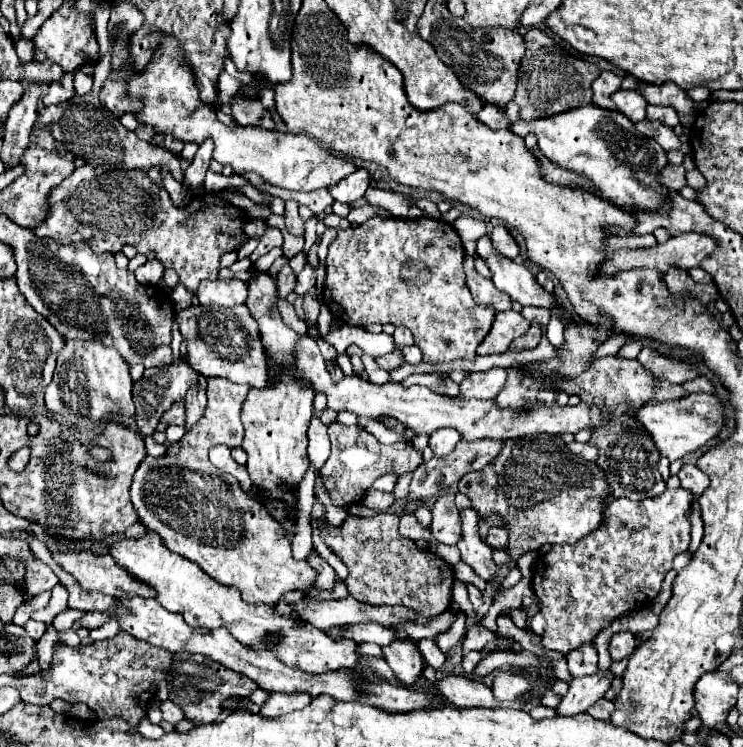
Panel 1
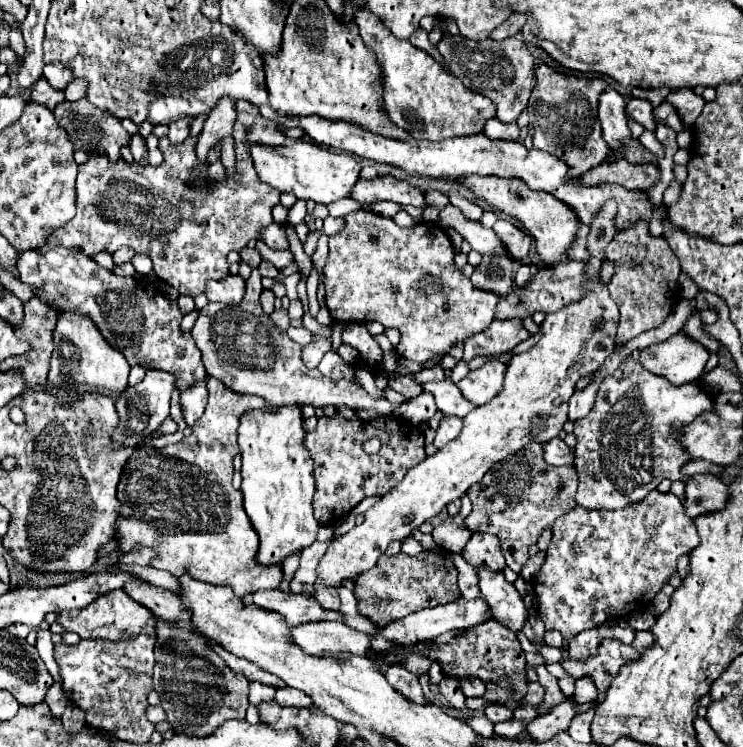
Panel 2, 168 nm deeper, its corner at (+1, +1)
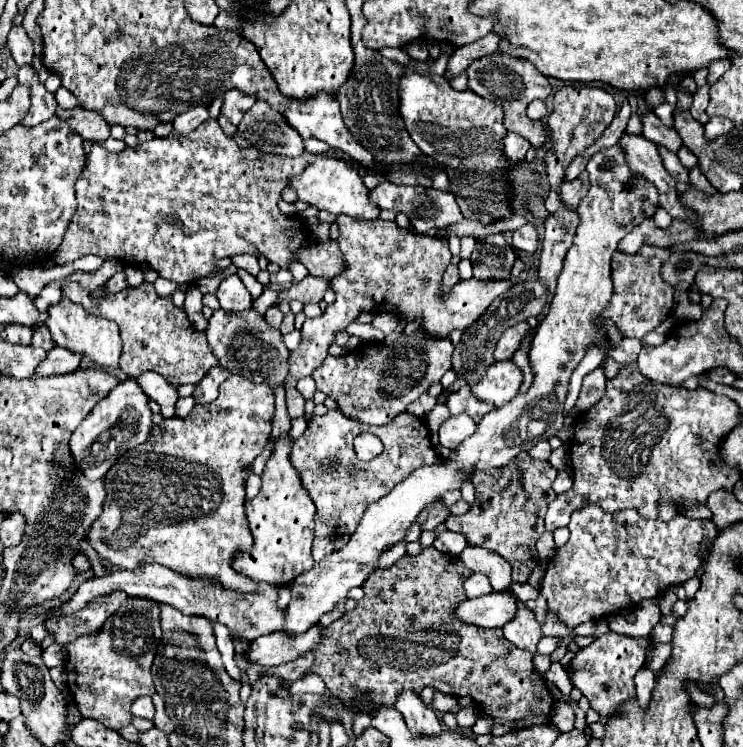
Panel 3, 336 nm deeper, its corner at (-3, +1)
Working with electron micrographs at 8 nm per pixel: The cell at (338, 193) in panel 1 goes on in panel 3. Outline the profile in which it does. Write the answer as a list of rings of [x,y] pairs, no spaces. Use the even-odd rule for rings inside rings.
[[[382,182],[370,192],[370,200],[378,204],[380,208],[404,212],[410,218],[410,224],[414,226],[418,234],[432,234],[434,228],[444,228],[448,224],[456,224],[458,220],[462,220],[458,204],[448,190],[422,188],[422,186],[398,186],[392,182]]]

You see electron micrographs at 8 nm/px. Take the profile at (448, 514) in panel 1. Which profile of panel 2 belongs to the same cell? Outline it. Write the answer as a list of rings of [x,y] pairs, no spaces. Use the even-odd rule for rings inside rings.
[[[442,522],[432,532],[436,546],[444,548],[446,552],[462,552],[464,546],[468,544],[470,536],[472,536],[472,532],[468,532],[464,526],[456,526],[452,522]]]

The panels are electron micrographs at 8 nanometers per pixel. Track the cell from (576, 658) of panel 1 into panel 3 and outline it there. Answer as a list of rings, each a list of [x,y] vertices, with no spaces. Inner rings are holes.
[[[658,623],[649,634],[649,638],[652,638],[652,641],[655,643],[668,643],[670,644],[672,641],[672,633],[673,629],[669,625],[661,625],[662,623]]]

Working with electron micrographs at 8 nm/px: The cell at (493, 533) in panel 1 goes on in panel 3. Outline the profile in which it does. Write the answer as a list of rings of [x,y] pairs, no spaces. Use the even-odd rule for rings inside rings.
[[[466,546],[464,554],[460,554],[460,560],[472,572],[486,574],[494,592],[504,592],[510,588],[510,564],[498,554],[492,554],[490,550],[480,550],[476,546]]]

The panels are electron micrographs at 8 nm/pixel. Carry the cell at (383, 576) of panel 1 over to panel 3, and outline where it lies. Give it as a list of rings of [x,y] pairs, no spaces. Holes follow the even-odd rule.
[[[434,546],[424,548],[418,556],[402,556],[392,568],[374,570],[374,574],[370,574],[362,586],[366,596],[358,600],[356,608],[326,626],[322,632],[322,642],[314,650],[288,664],[276,666],[276,674],[288,678],[292,684],[296,678],[302,678],[308,670],[312,670],[322,676],[332,696],[340,698],[348,710],[356,708],[364,712],[368,706],[394,706],[402,690],[420,694],[426,686],[430,686],[436,692],[450,694],[454,698],[470,696],[482,706],[482,714],[486,718],[492,718],[494,724],[506,726],[510,730],[550,724],[556,700],[550,694],[542,674],[534,668],[532,654],[512,646],[512,642],[504,638],[502,630],[478,628],[454,618],[454,610],[466,600],[462,584],[470,574],[472,570],[468,570],[460,558],[448,558]]]

